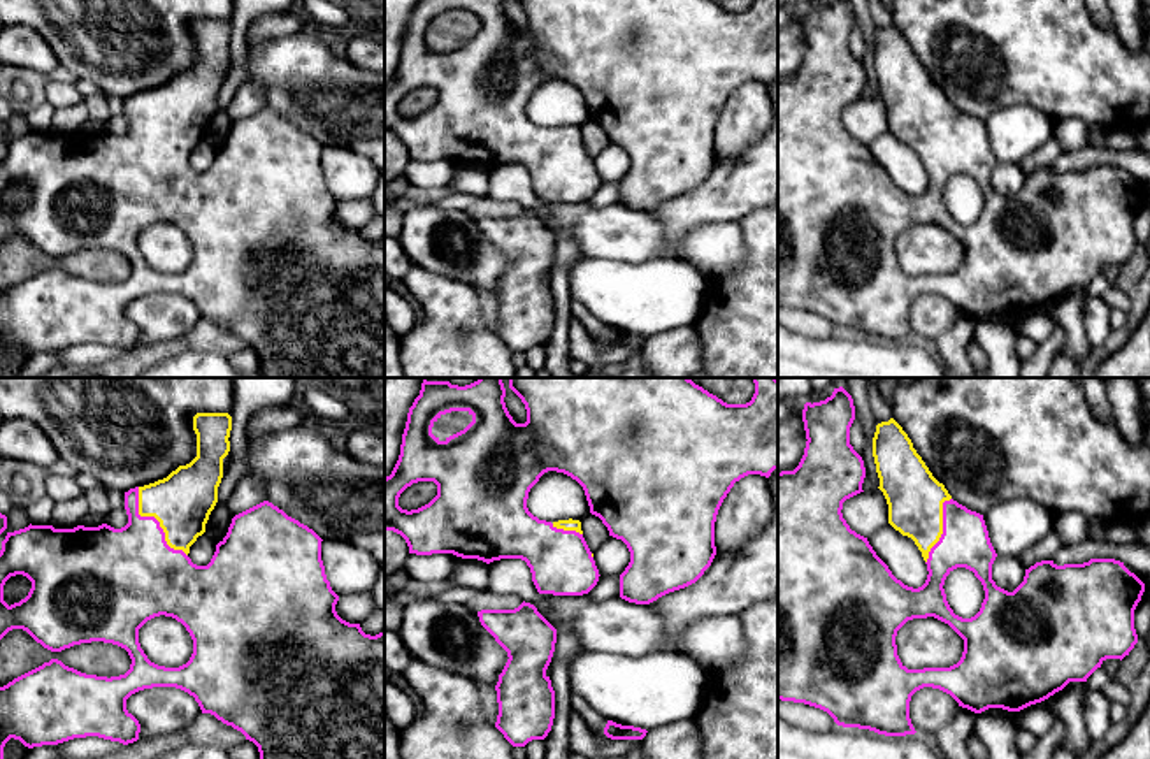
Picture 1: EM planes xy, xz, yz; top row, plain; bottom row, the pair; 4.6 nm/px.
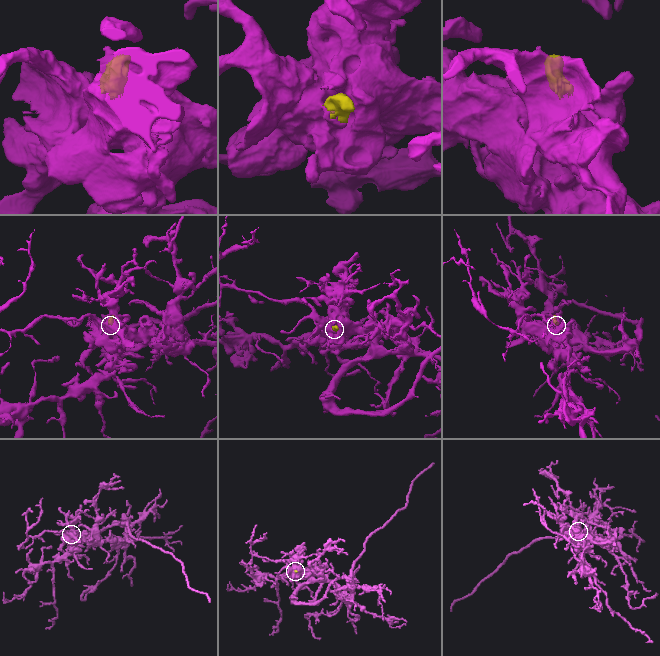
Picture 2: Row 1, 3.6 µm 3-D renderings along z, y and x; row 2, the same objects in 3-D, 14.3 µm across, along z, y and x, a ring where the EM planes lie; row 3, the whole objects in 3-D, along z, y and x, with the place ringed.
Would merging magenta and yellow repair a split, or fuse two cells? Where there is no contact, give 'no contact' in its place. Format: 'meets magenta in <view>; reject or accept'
meets magenta in xy; accept

